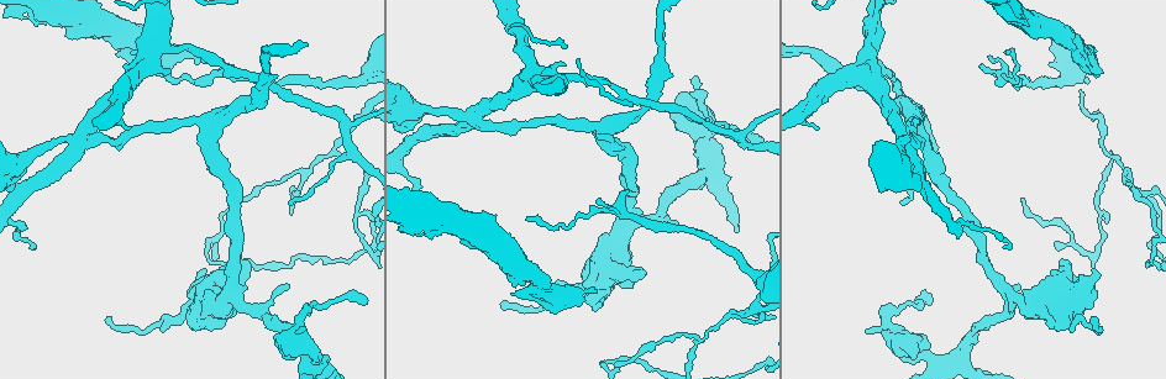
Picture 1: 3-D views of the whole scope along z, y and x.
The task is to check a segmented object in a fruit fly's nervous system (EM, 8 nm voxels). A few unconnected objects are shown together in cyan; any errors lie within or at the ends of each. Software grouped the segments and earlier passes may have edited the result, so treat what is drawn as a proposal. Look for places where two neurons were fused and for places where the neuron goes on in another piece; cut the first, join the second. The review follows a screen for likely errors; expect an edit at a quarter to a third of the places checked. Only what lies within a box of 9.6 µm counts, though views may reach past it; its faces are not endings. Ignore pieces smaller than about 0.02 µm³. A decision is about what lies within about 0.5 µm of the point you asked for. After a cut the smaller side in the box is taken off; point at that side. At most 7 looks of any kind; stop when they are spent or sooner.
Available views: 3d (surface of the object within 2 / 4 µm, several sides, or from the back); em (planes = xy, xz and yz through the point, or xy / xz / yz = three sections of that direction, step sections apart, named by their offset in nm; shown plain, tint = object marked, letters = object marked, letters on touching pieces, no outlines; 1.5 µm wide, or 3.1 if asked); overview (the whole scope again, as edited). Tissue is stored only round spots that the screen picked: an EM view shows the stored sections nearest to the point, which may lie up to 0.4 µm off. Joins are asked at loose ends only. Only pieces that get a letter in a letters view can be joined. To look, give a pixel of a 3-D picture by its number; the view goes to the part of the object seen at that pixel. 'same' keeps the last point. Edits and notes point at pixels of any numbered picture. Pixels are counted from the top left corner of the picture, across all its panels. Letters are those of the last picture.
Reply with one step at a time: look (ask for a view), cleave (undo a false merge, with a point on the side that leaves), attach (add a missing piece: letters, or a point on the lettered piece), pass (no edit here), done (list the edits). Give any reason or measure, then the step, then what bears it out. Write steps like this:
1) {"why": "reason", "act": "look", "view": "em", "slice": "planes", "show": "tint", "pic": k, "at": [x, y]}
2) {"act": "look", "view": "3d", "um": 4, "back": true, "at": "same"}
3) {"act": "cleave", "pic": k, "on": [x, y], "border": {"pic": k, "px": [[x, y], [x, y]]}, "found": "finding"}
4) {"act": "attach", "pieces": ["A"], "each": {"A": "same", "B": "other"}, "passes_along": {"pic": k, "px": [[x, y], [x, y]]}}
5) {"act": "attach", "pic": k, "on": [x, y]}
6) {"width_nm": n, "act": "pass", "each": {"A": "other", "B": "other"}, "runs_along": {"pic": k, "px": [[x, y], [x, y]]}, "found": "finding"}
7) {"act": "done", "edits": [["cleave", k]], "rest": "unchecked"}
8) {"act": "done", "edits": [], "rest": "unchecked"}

{"why": "free end", "act": "look", "view": "em", "slice": "xy", "step": 4, "show": "letters", "pic": 1, "at": [289, 204]}

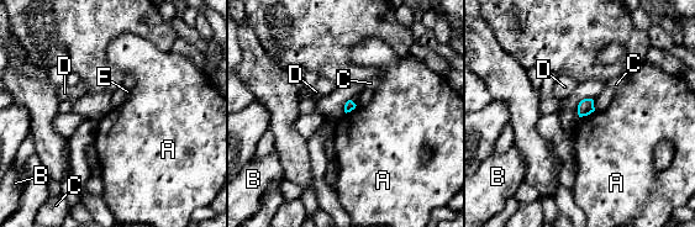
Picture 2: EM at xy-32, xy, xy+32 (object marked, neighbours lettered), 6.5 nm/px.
{"width_nm": 70, "act": "pass", "each": {"A": "other", "B": "other", "C": "other", "D": "other", "E": "other"}, "border": {"pic": 2, "px": [[594, 110], [579, 117]]}, "found": "none of them fits"}

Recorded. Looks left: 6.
{"why": "a fork", "act": "look", "view": "em", "slice": "xz", "step": 4, "show": "tint", "pic": 1, "at": [727, 315]}

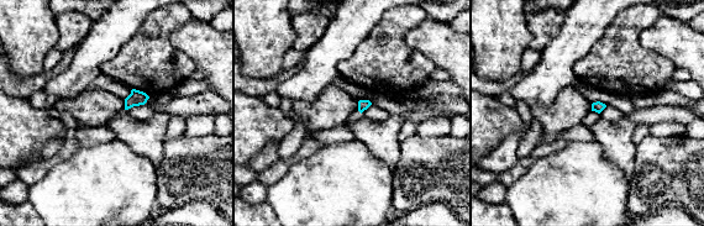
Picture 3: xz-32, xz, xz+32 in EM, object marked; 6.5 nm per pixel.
{"act": "look", "view": "em", "slice": "planes", "show": "letters", "at": "same"}

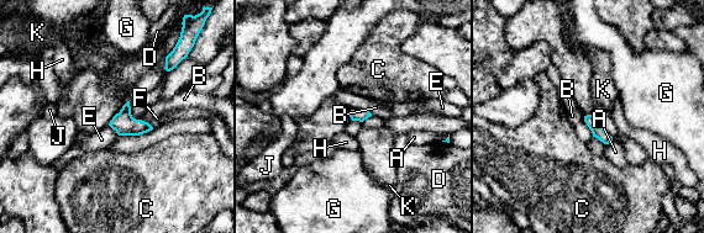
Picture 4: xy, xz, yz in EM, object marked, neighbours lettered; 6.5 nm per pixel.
{"act": "pass", "each": {"A": "other", "B": "other", "C": "other", "D": "other", "E": "other", "F": "other", "G": "other", "H": "other", "J": "other", "K": "other"}, "border": {"pic": 4, "px": [[583, 120], [593, 136]]}, "found": "one neuron here"}

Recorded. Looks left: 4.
{"why": "arms part here", "act": "look", "view": "em", "slice": "yz", "step": 4, "show": "tint", "pic": 1, "at": [155, 50]}

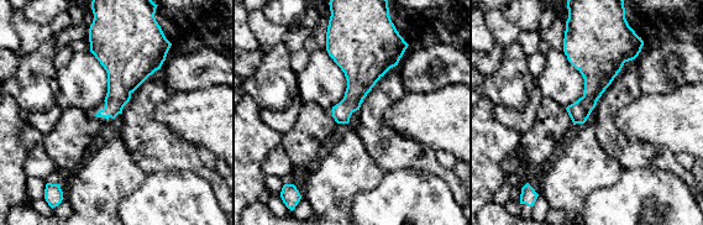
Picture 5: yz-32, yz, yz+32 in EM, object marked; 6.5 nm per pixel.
{"act": "look", "view": "em", "slice": "planes", "show": "letters", "at": "same"}

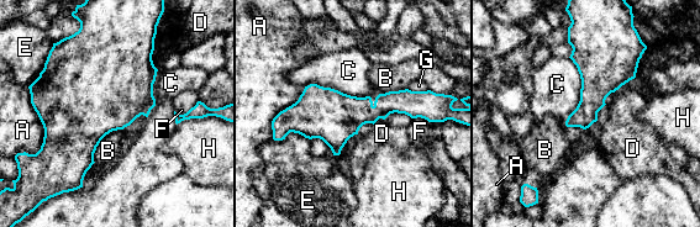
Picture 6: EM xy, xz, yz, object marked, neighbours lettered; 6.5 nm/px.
{"act": "pass", "each": {"A": "other", "B": "other", "C": "other", "D": "other", "E": "other", "F": "other", "G": "other", "H": "other"}, "runs_along": {"pic": 6, "px": [[410, 110], [299, 117], [275, 136]]}, "found": "continuous, no second neuron"}

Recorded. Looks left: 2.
{"act": "done", "edits": [], "rest": "unchecked"}

